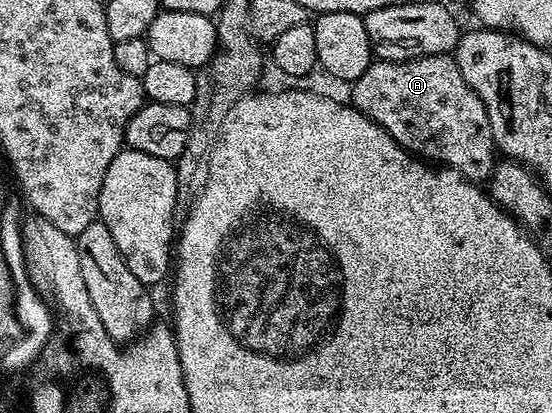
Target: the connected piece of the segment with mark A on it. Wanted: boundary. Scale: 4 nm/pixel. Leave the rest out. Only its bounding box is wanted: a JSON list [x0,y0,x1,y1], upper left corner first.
[349,55,496,182]

